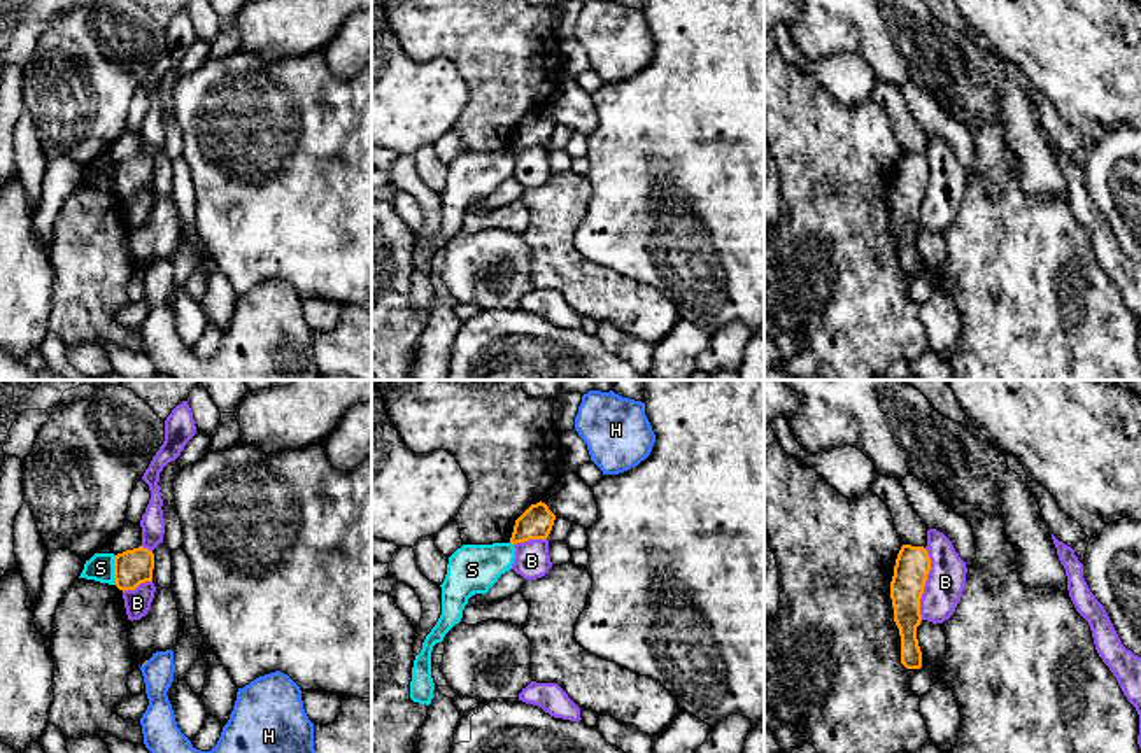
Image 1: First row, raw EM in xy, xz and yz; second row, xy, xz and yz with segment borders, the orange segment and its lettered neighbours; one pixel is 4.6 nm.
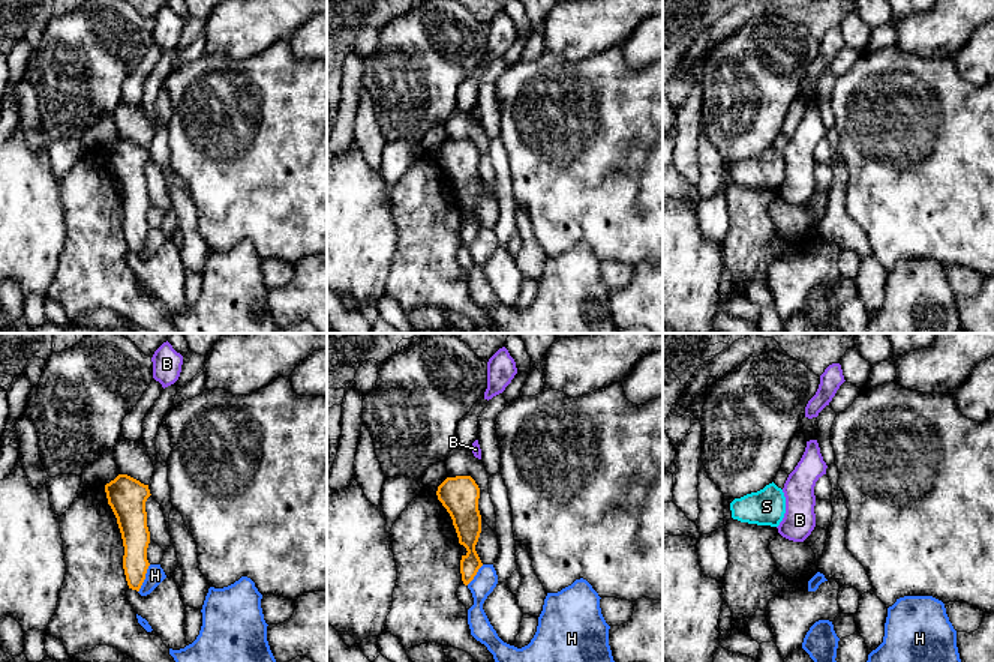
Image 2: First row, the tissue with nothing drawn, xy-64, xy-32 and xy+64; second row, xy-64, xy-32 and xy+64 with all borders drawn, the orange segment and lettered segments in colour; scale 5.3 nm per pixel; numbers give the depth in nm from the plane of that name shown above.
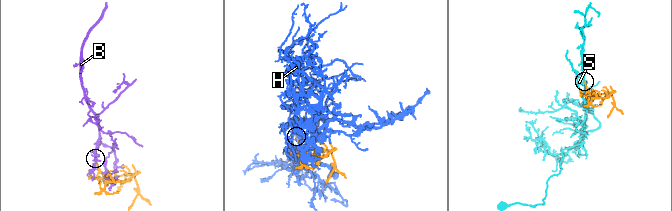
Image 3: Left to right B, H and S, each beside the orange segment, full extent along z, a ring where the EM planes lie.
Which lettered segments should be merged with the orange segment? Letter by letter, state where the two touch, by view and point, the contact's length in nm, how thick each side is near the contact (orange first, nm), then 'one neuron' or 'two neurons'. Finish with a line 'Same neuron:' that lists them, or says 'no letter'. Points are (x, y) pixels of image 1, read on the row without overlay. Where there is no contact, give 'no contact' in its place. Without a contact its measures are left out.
B: contact yz (924, 191); length 320 nm; calibres 160 and 180 nm; two neurons
H: contact xy (144, 270); length 40 nm; calibres 20 and 140 nm; two neurons
S: contact xy (114, 177); length 140 nm; calibres 160 and 130 nm; two neurons
Same neuron: no letter

